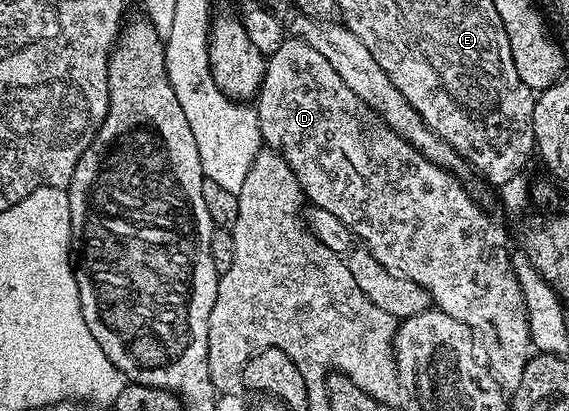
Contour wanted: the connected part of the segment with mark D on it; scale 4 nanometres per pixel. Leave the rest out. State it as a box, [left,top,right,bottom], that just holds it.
[256,38,532,390]

